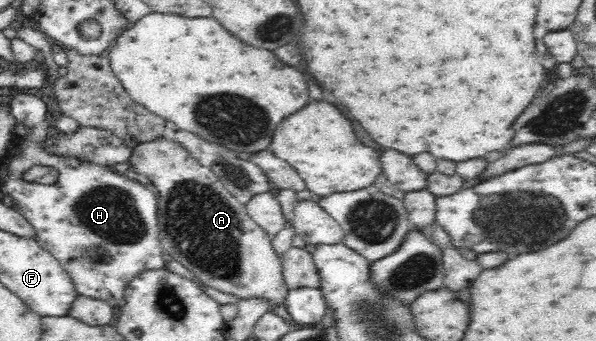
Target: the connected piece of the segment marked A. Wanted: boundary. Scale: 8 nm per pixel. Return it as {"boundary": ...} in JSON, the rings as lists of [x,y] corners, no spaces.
{"boundary":[[[163,136],[150,142],[141,142],[130,148],[129,162],[136,174],[148,178],[157,193],[157,227],[162,250],[184,264],[201,281],[224,293],[234,293],[241,299],[266,295],[274,305],[282,304],[286,292],[279,257],[271,247],[271,237],[248,216],[245,205],[238,202],[222,184],[214,171],[201,166],[181,145]]]}

